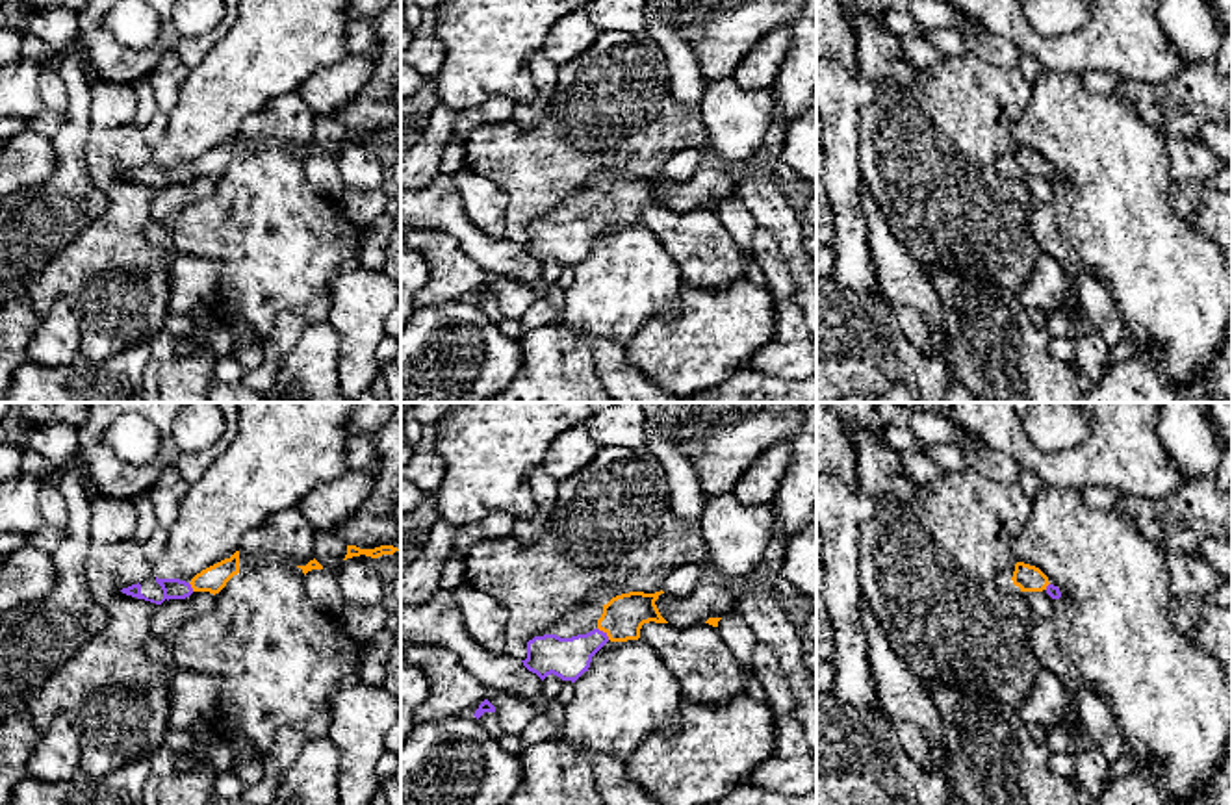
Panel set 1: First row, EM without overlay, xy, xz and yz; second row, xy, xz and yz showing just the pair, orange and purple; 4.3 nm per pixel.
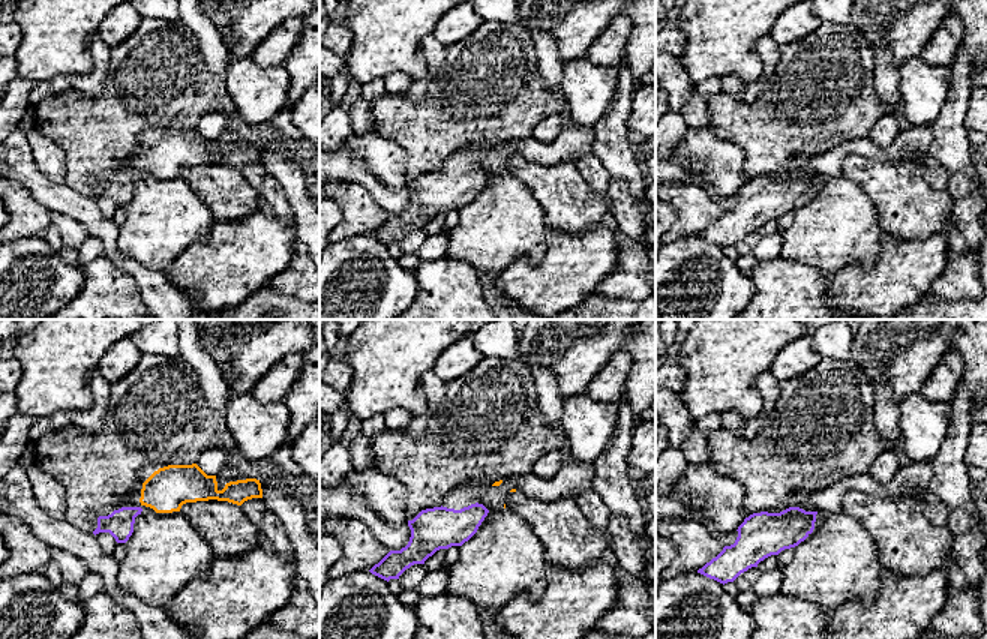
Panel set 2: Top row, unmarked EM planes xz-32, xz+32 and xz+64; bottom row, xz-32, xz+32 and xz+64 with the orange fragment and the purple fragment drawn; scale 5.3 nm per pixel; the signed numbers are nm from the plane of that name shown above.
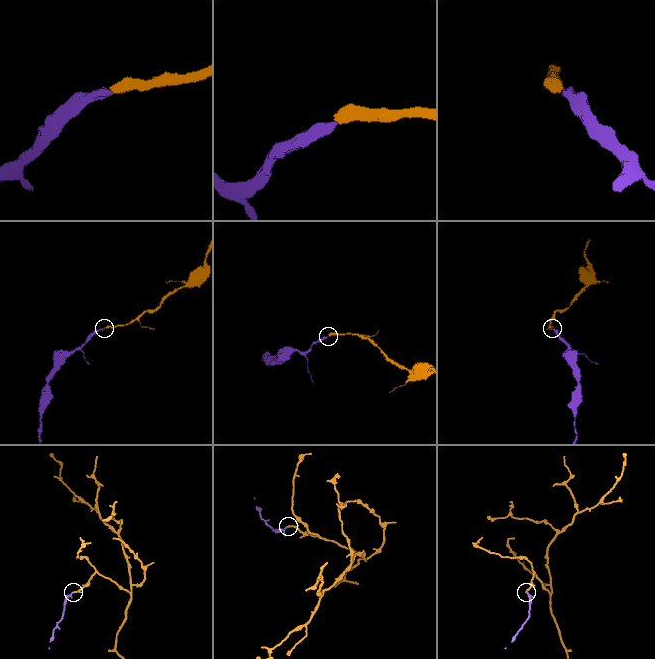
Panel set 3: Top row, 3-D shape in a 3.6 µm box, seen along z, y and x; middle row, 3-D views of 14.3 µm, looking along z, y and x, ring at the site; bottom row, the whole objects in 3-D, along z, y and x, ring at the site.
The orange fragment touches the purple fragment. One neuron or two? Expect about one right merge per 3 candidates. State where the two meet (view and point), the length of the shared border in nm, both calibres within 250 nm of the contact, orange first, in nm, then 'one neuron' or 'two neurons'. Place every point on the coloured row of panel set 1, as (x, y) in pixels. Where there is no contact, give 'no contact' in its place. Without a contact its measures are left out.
xz (603, 631) | 80 nm | 180/180 nm | one neuron

